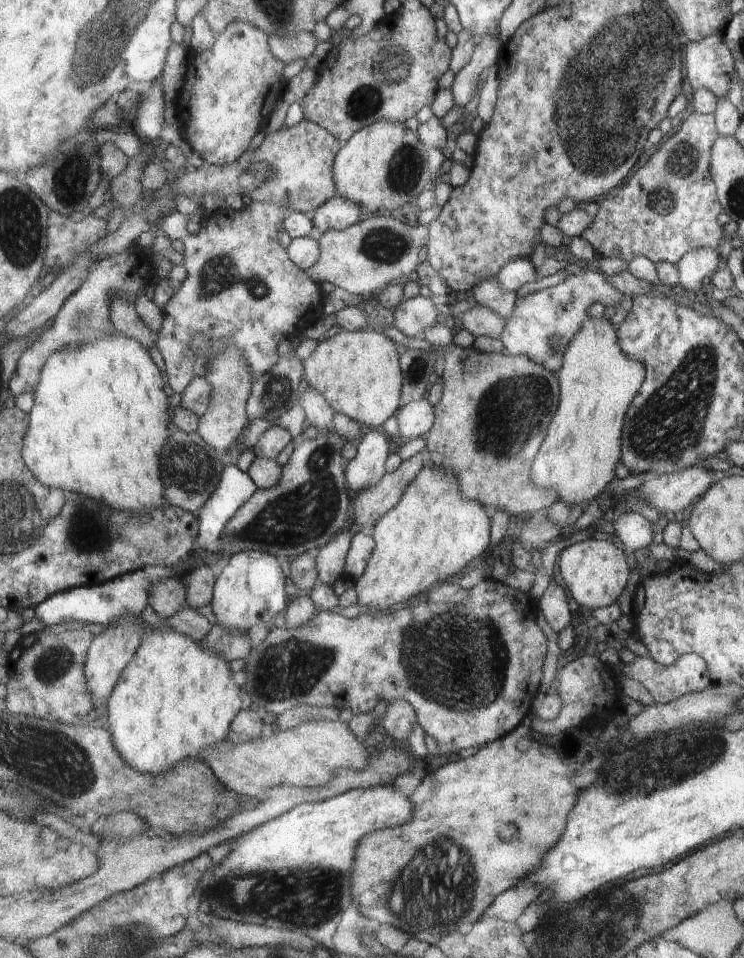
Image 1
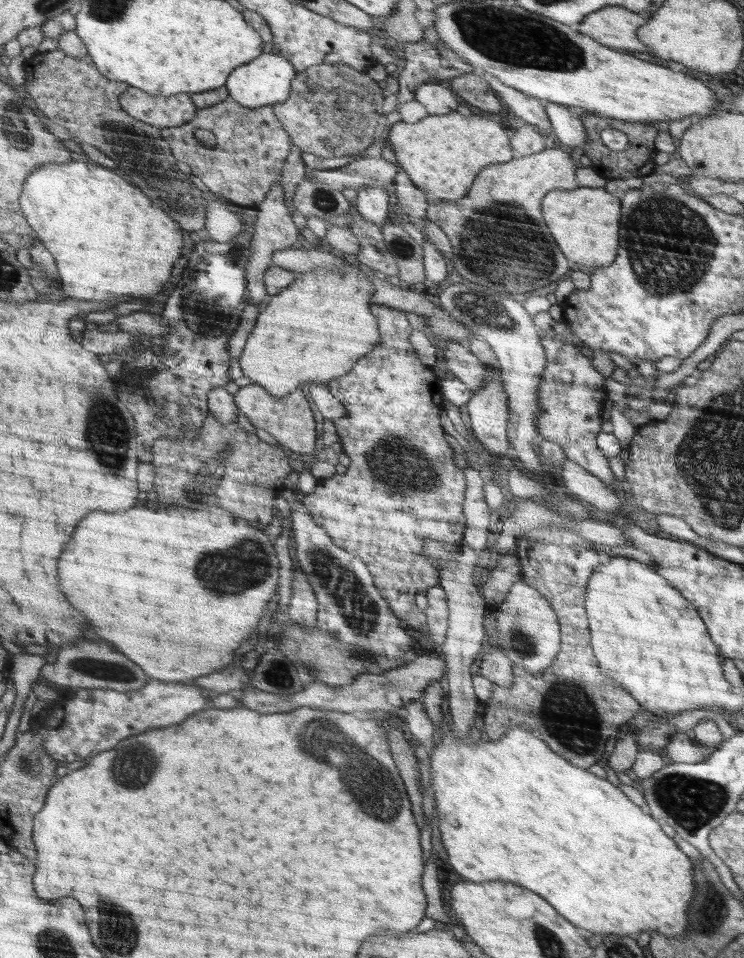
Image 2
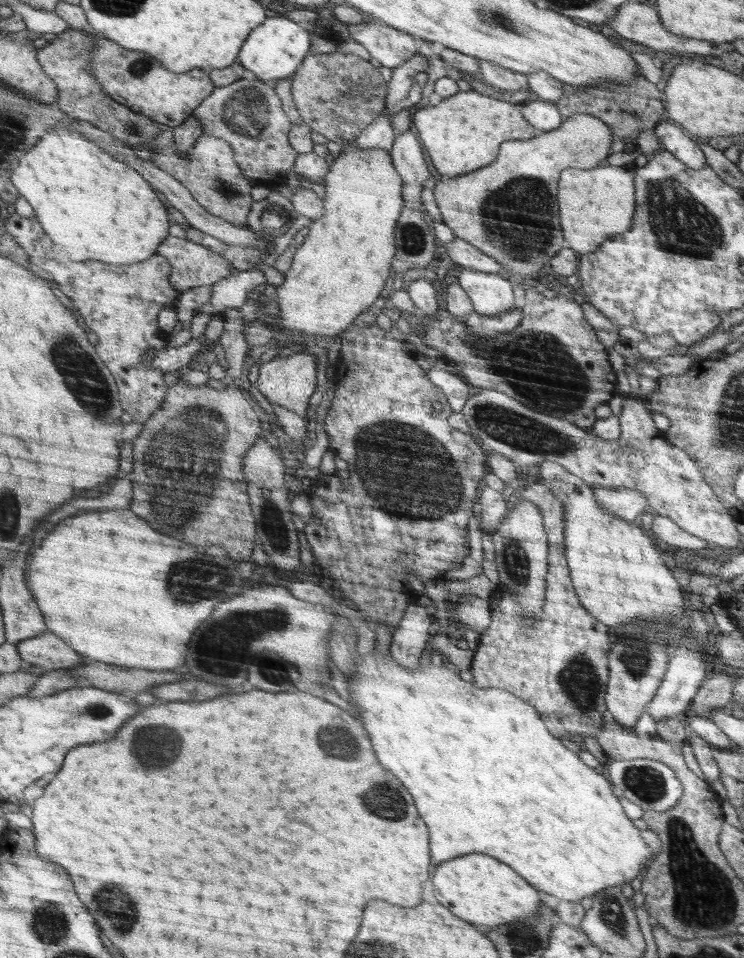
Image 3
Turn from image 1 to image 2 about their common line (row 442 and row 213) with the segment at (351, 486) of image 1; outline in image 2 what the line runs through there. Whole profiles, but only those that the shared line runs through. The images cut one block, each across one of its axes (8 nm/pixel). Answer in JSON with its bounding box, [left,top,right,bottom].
[354,184,389,227]

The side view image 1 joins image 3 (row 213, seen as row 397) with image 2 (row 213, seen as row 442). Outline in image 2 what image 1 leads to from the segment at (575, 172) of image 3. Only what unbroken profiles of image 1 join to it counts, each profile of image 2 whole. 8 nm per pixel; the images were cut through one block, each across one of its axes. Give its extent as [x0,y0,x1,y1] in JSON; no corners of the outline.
[543,187,620,271]

